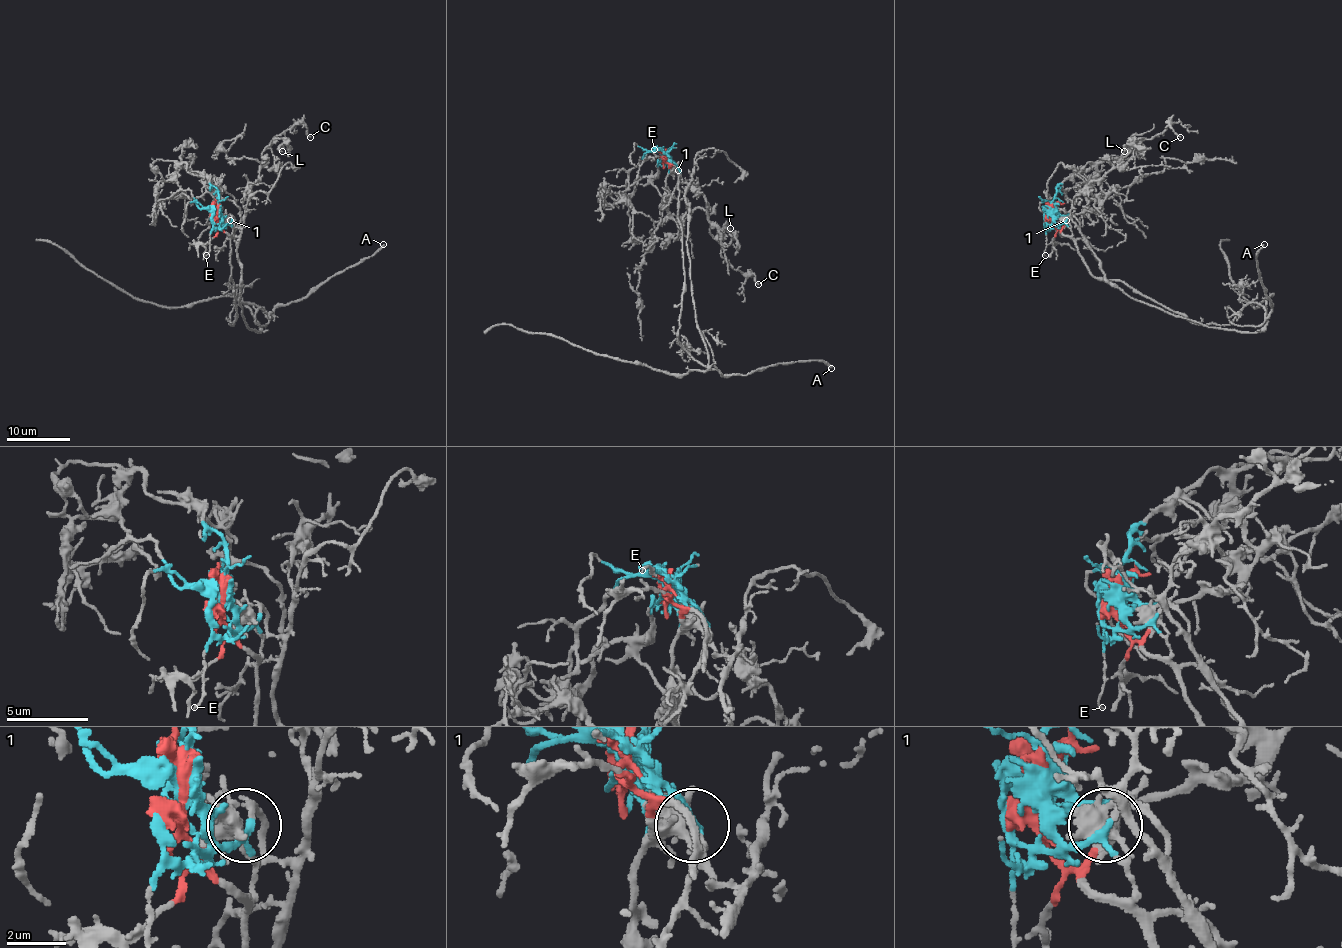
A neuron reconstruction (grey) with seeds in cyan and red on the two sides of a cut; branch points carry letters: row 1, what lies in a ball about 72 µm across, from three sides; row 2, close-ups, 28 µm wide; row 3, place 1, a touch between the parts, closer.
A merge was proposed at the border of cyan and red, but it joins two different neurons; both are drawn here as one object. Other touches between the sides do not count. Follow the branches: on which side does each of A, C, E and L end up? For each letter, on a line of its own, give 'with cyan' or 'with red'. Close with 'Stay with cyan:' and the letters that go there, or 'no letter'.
A: with red
C: with cyan
E: with cyan
L: with cyan
Stay with cyan: C, E, L

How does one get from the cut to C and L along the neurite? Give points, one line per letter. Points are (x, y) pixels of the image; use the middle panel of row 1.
C: (665, 156), (683, 183), (693, 174), (721, 255), (736, 270), (753, 274), (758, 284)
L: (665, 156), (683, 183), (693, 174), (693, 185), (705, 198), (710, 233), (724, 246), (731, 238), (731, 228)

